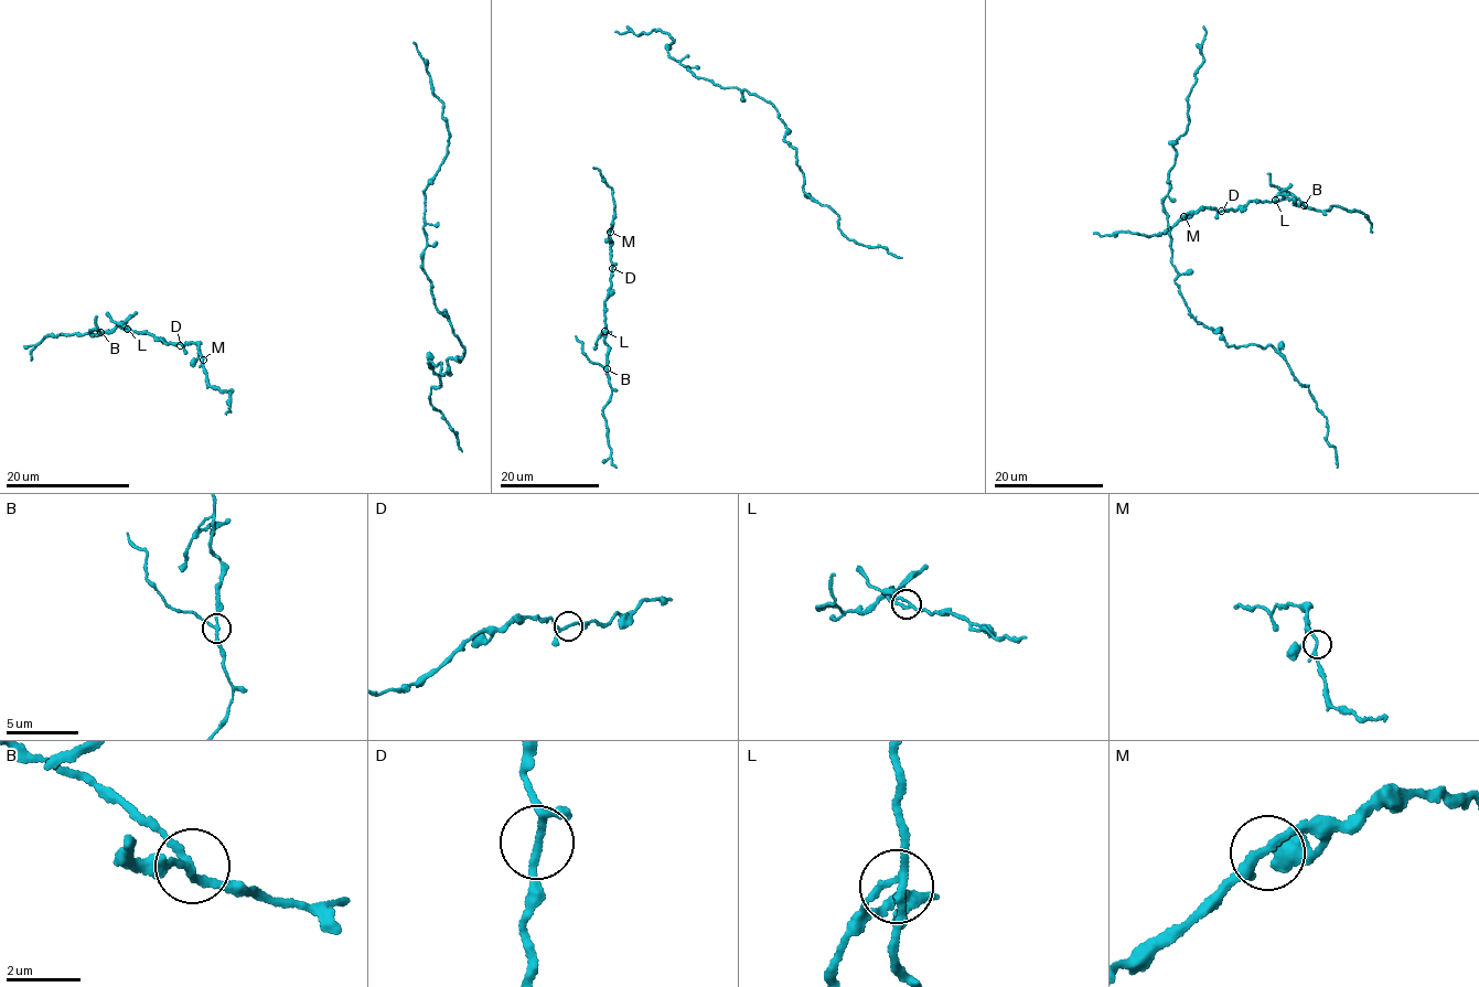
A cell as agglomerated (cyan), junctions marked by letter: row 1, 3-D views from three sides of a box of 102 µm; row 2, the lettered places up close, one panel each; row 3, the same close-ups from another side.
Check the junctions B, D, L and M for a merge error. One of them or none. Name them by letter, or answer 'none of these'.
B

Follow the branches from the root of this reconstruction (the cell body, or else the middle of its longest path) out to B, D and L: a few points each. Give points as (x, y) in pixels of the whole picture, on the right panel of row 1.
B: (1135, 233), (1161, 233), (1188, 213), (1210, 207), (1235, 210), (1251, 201), (1287, 197), (1305, 205)
D: (1135, 233), (1148, 236), (1161, 233), (1188, 213), (1210, 207), (1221, 211)
L: (1135, 233), (1148, 236), (1161, 233), (1188, 213), (1210, 207), (1219, 211), (1235, 210), (1251, 201), (1275, 200)

